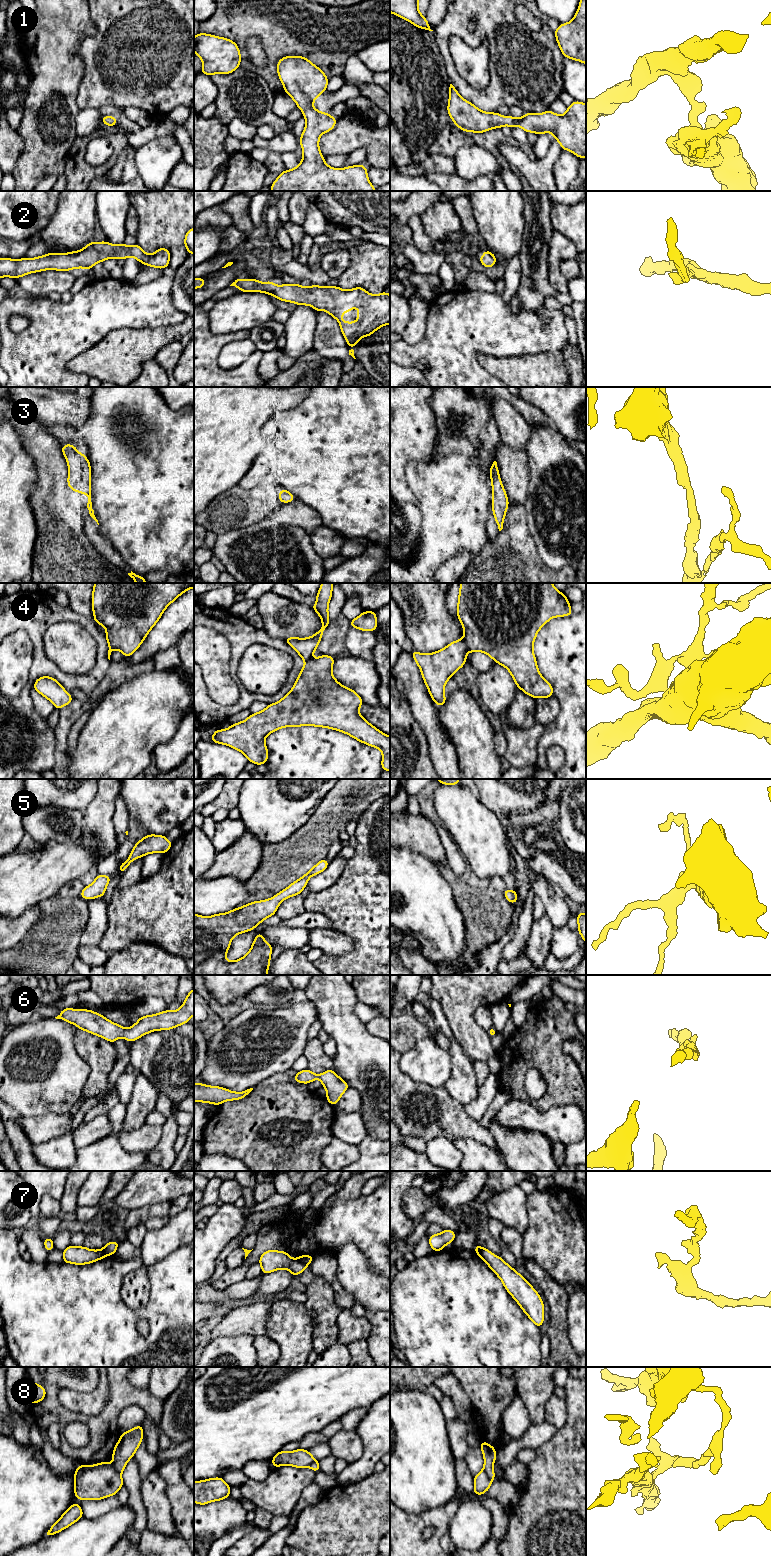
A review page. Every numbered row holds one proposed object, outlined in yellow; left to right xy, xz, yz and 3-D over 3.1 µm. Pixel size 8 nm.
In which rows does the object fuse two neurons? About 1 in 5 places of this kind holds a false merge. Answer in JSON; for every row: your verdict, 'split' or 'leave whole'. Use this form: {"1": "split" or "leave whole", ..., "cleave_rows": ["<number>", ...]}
{"1": "leave whole", "2": "leave whole", "3": "leave whole", "4": "split", "5": "leave whole", "6": "leave whole", "7": "split", "8": "split", "cleave_rows": ["4", "7", "8"]}

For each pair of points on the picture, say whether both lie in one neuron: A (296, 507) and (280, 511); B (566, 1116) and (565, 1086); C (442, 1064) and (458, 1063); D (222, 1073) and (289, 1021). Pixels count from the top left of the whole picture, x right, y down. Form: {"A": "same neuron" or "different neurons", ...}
{"A": "same neuron", "B": "different neurons", "C": "different neurons", "D": "same neuron"}

